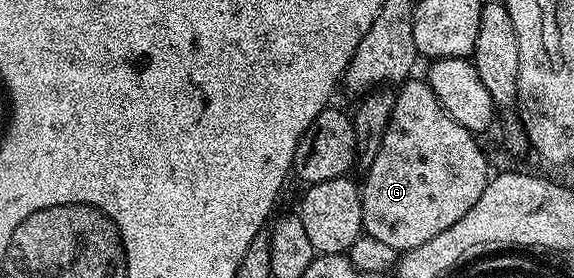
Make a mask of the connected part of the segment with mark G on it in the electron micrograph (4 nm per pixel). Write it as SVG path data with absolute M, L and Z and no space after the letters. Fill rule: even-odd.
M405 80L395 90L392 117L373 165L363 174L360 194L364 233L398 251L422 247L426 239L434 239L434 235L458 223L458 219L478 203L478 195L482 195L490 180L488 161L476 142L479 141L477 134L466 131L462 123L448 114L442 103L438 103L438 95L434 95L427 80L416 80Z

